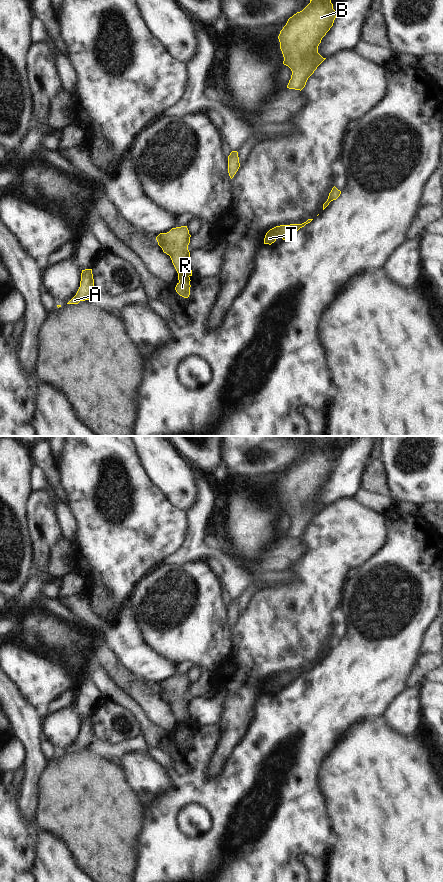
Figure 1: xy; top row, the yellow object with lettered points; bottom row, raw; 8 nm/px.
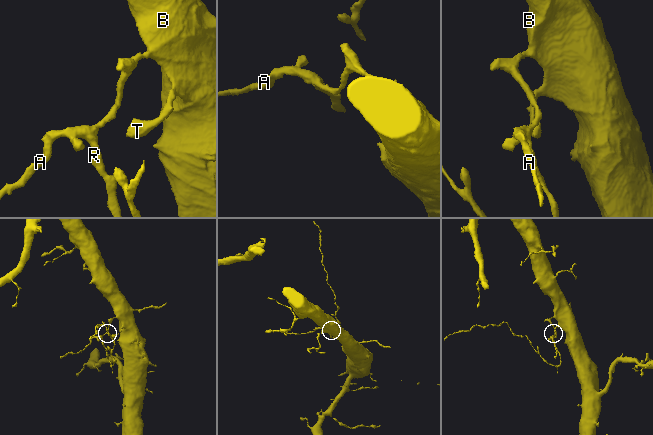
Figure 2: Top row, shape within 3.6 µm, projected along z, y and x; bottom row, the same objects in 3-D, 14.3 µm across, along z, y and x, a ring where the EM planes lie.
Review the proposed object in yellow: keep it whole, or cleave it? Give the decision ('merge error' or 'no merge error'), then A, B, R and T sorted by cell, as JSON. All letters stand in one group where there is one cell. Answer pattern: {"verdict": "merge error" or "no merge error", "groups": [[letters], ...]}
{"verdict": "merge error", "groups": [["A", "B", "T"], ["R"]]}

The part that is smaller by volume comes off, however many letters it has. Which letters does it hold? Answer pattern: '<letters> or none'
R

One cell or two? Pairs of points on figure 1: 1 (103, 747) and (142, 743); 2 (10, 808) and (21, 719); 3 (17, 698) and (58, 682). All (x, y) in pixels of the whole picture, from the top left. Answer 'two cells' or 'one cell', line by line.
1: one cell
2: two cells
3: two cells

